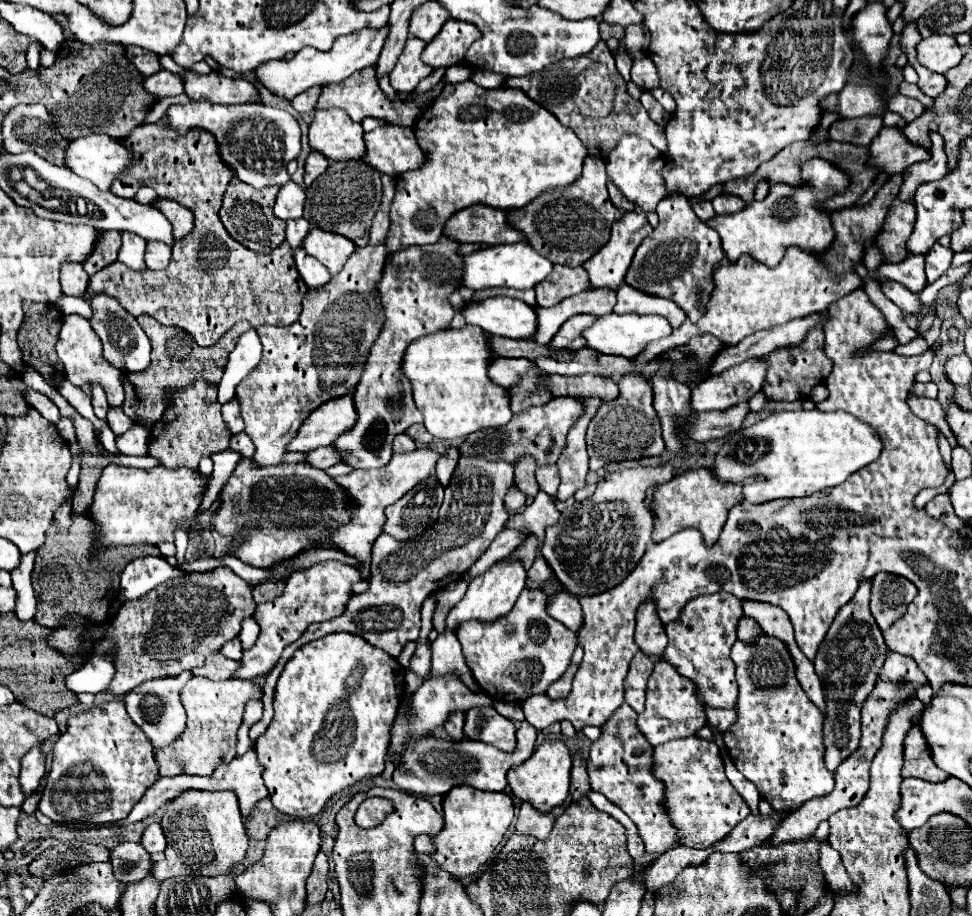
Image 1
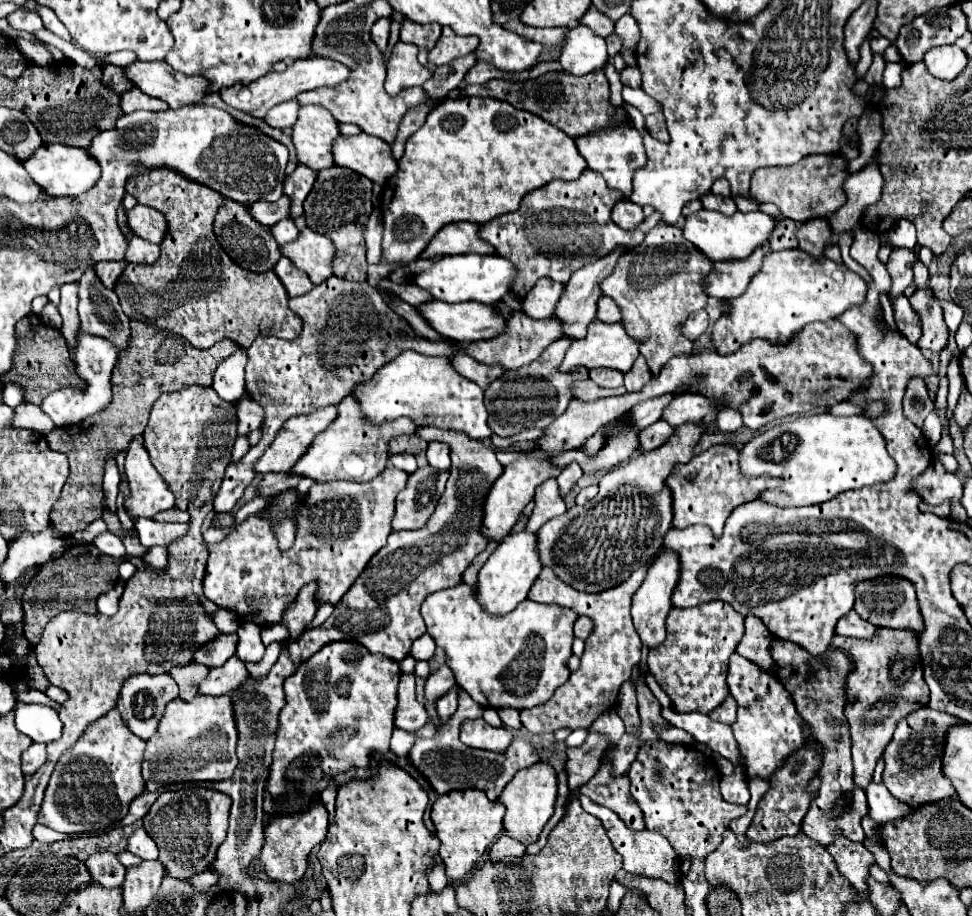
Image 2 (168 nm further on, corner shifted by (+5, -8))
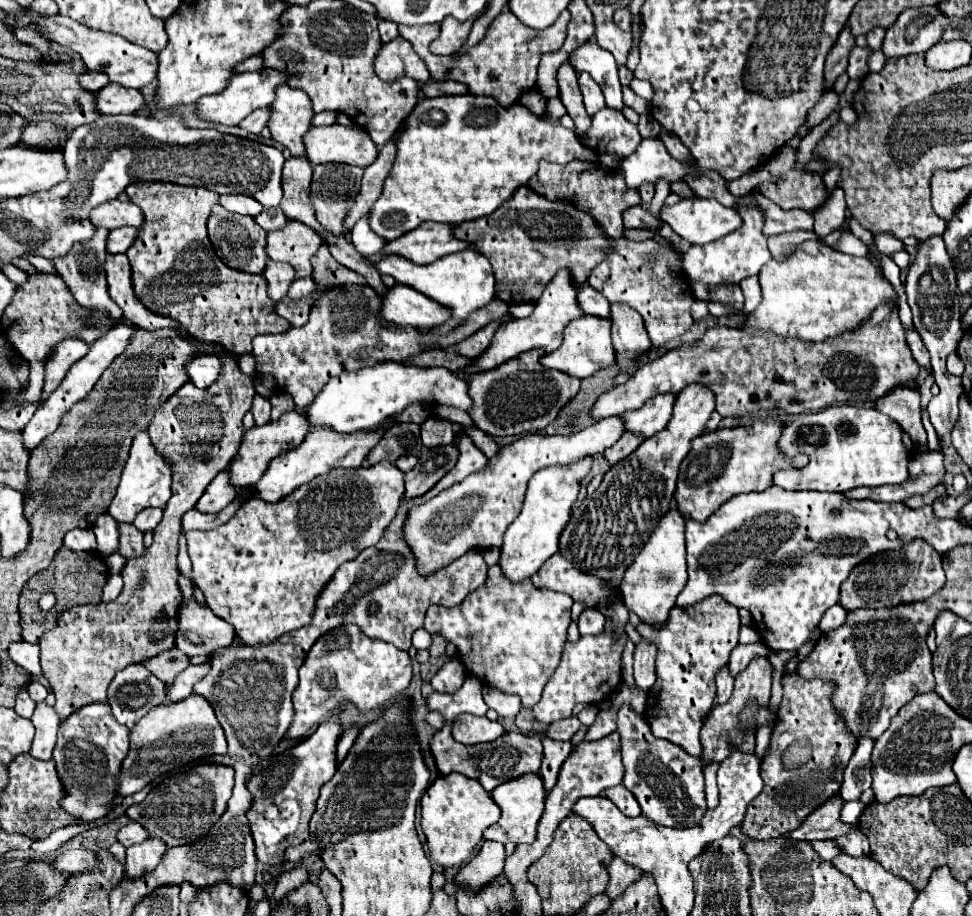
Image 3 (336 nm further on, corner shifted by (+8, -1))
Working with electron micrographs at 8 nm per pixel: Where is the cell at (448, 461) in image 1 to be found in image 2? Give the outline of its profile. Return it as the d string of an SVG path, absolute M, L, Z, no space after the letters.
M430 442L428 450L426 450L428 462L438 468L438 470L448 470L450 468L450 448L448 444L442 442Z

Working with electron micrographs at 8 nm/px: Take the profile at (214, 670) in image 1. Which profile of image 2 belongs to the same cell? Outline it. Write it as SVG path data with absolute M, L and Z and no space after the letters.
M192 662L186 668L172 668L172 672L170 672L170 676L176 680L176 684L180 688L180 698L186 702L196 696L196 684L200 680L204 680L206 674L208 674L208 668L198 662Z

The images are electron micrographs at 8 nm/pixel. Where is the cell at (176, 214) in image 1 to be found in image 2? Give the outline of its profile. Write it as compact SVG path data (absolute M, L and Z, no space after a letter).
M136 204L132 210L126 212L126 224L132 234L154 244L160 244L168 228L164 222L164 216L160 216L158 210L140 206L140 204Z

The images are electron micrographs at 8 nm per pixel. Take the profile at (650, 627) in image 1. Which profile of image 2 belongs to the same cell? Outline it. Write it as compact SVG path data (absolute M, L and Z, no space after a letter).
M660 550L646 572L642 586L632 596L632 620L634 620L640 640L648 648L656 648L666 638L666 616L672 608L672 592L674 592L678 580L680 580L680 560L678 560L676 552Z

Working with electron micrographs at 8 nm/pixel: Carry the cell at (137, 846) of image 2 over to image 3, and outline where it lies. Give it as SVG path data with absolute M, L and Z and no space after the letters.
M129 821L119 833L117 833L117 841L123 845L123 847L131 847L131 845L137 845L137 843L143 843L149 839L149 833L137 823L137 821Z

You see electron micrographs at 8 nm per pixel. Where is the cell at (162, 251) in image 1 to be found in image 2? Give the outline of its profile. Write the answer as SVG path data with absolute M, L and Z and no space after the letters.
M132 236L128 240L128 252L124 256L126 262L132 264L154 264L160 256L160 246L140 240L140 236Z

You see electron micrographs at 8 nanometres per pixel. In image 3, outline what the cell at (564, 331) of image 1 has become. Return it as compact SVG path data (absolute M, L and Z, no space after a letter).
M533 349L533 351L525 351L517 357L517 361L509 359L503 365L499 365L493 371L481 371L475 373L469 379L469 395L475 401L473 413L469 413L473 417L473 421L477 423L477 427L489 435L495 437L507 437L507 435L521 435L521 433L535 433L545 429L559 413L559 409L567 403L567 399L575 397L579 393L581 387L581 379L573 377L573 375L565 375L561 371L549 371L539 363L539 357L543 357L545 351L543 349Z

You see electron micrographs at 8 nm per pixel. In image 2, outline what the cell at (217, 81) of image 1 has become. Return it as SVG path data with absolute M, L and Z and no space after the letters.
M164 60L130 62L124 66L124 76L140 92L168 102L170 108L180 108L202 100L208 80L202 76L184 76Z

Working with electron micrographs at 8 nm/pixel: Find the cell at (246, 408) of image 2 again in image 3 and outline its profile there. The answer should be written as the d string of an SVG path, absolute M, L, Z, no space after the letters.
M255 395L253 405L251 405L251 413L253 413L255 425L265 425L269 421L269 415L271 415L271 403L269 403L269 399L263 397L263 395Z

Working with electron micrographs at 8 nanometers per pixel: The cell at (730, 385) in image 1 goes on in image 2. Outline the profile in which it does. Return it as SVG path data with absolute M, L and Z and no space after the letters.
M684 392L680 396L676 396L668 408L664 408L664 422L680 426L686 422L700 422L710 410L722 410L712 406L712 402L706 396L700 394L692 394L692 392Z

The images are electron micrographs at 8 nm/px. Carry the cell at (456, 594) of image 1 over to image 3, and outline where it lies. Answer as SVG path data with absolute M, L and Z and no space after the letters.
M489 567L487 581L455 607L431 605L425 629L443 635L457 647L467 673L507 695L521 697L523 707L533 707L541 691L561 663L573 599L565 593L533 587L531 581L513 585L501 577L501 569Z

